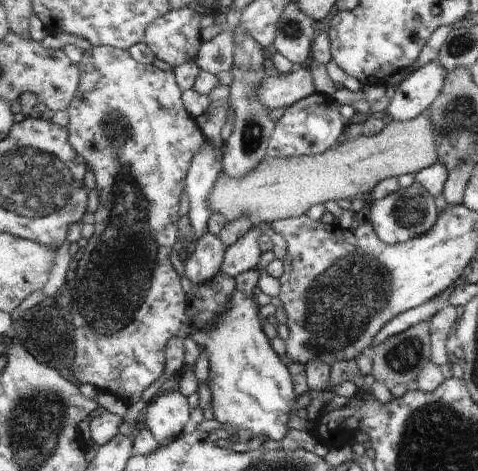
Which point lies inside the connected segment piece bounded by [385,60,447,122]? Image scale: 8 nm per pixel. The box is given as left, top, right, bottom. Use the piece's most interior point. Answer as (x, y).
(412, 96)

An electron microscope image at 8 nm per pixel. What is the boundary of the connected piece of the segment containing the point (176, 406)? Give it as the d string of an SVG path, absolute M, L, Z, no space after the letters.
M170 390L162 392L153 402L148 402L142 425L153 432L160 446L167 446L187 428L191 419L192 409L186 396L177 390Z

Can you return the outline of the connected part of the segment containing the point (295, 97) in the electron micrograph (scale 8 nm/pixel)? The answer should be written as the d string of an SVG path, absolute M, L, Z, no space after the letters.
M299 66L287 74L263 78L255 96L259 98L259 104L270 111L272 108L287 108L315 92L309 68Z

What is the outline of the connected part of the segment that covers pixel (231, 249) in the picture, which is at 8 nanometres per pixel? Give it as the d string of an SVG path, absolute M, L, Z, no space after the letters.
M254 222L251 230L247 230L241 238L238 238L231 246L226 247L222 258L221 274L233 279L241 272L247 272L251 268L255 269L261 253L259 246L257 246L257 238L261 234L263 232Z

